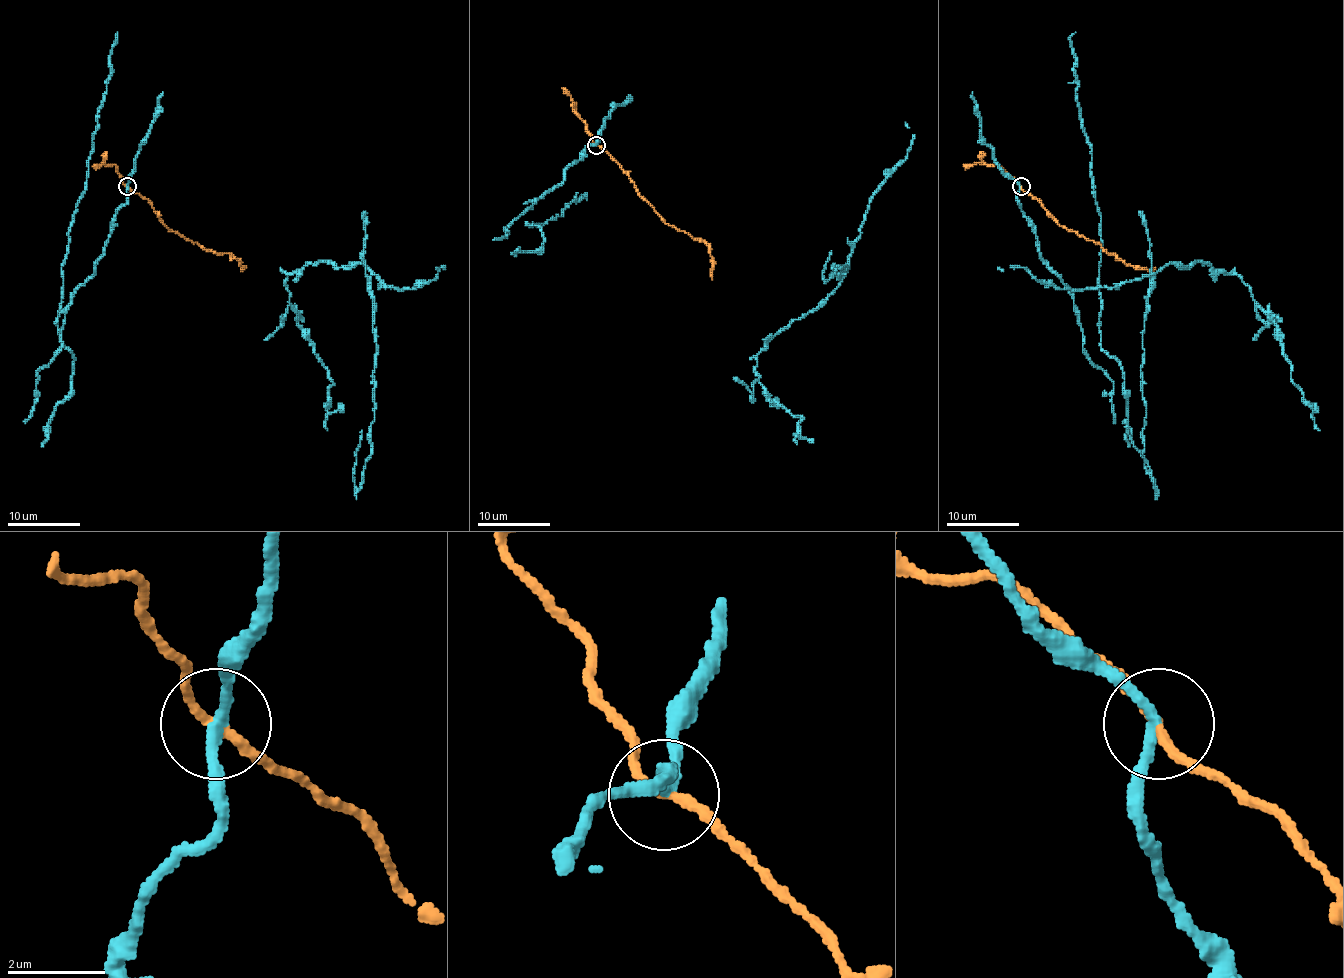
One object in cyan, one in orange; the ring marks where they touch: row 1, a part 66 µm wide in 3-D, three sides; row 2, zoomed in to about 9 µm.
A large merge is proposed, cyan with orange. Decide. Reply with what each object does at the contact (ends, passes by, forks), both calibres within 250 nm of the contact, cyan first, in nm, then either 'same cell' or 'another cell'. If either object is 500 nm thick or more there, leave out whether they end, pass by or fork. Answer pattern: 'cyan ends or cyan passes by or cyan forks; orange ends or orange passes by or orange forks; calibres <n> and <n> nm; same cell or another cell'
cyan passes by; orange passes by; calibres 220 and 170 nm; another cell

